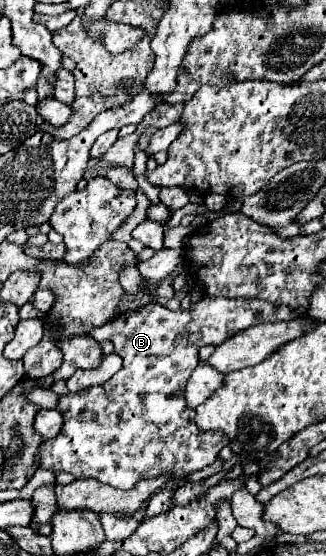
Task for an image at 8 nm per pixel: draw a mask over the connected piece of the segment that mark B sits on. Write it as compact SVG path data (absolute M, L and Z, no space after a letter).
M203 296L199 302L191 304L187 310L181 310L181 308L179 308L179 310L169 310L169 308L159 306L159 304L155 304L155 302L149 302L147 306L139 308L139 310L135 310L135 312L123 312L123 314L117 316L113 322L109 322L109 324L97 328L97 330L91 330L91 336L93 336L95 340L111 340L111 342L113 342L115 352L123 358L123 368L121 368L113 378L109 378L105 384L93 386L91 390L79 390L79 392L67 394L67 396L63 396L63 398L59 400L59 406L57 406L57 408L61 410L61 414L63 414L63 418L65 418L65 424L63 424L63 430L61 430L55 438L45 440L43 446L39 448L39 458L37 458L39 466L41 466L41 468L49 468L49 470L53 470L53 472L61 472L61 470L63 470L63 472L71 472L75 478L95 478L95 480L99 480L99 482L111 484L111 486L121 488L121 490L129 490L131 486L135 486L137 480L141 480L141 478L155 478L155 476L163 474L163 472L169 472L173 478L183 478L183 476L187 476L189 472L201 470L203 466L211 464L211 462L217 458L217 452L225 446L225 434L223 434L221 430L217 430L217 432L201 432L201 430L197 428L197 424L195 424L195 410L187 408L187 404L185 404L185 398L183 398L183 394L185 394L185 384L187 384L191 372L193 372L193 370L197 368L197 364L199 364L197 350L199 350L201 346L205 346L205 344L217 346L219 342L225 342L227 338L235 336L237 332L241 332L241 330L245 330L245 328L249 328L249 326L253 326L253 324L259 324L259 322L281 322L281 320L295 320L295 318L301 318L301 316L305 316L305 312L293 310L293 308L289 308L289 306L273 306L271 302L257 300L257 298L233 298L233 300L231 300L231 298L209 298L209 296Z

